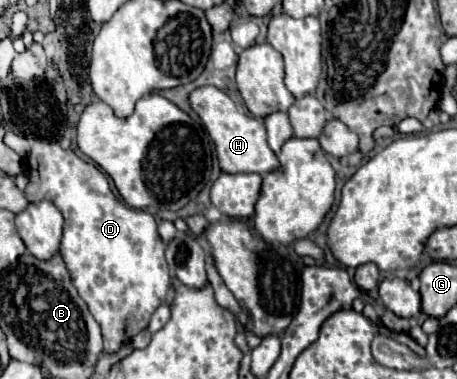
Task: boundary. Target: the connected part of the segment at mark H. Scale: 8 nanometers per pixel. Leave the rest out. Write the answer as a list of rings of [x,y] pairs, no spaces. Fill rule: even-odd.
[[[198,87],[190,95],[192,109],[200,115],[202,123],[206,125],[206,131],[210,133],[214,145],[216,145],[216,155],[220,169],[226,173],[270,173],[280,167],[274,151],[266,143],[266,131],[264,123],[260,123],[254,117],[248,117],[246,113],[240,113],[236,109],[236,103],[222,93],[216,87]]]

